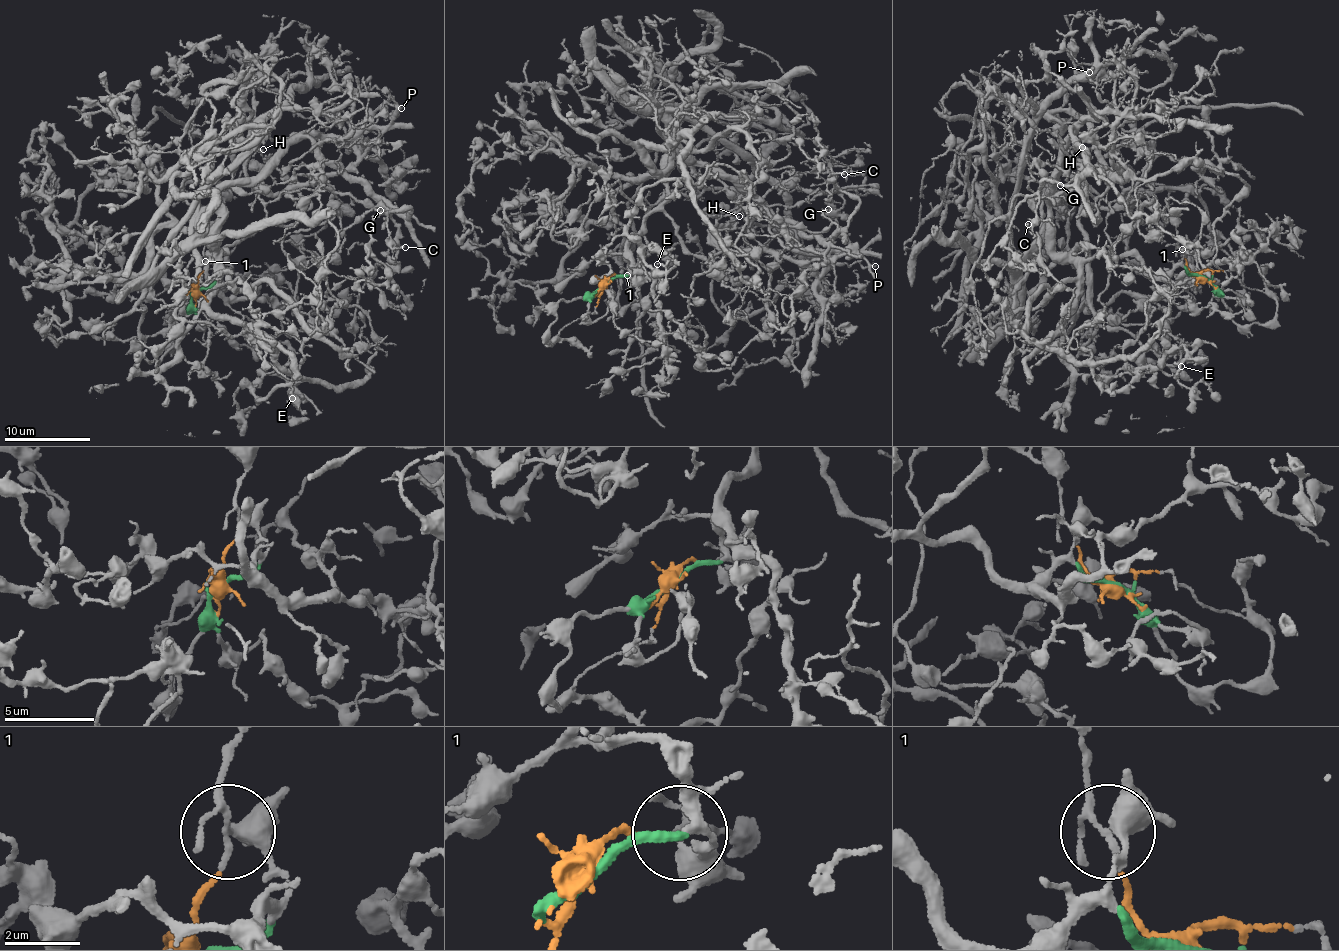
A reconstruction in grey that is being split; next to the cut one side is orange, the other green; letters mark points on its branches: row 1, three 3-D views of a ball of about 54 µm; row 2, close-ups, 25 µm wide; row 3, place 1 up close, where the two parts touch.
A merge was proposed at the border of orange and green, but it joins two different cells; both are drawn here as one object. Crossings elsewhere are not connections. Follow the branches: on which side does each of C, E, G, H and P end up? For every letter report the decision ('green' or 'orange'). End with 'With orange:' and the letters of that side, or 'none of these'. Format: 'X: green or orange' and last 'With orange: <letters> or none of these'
C: green
E: green
G: green
H: orange
P: orange
With orange: H, P

